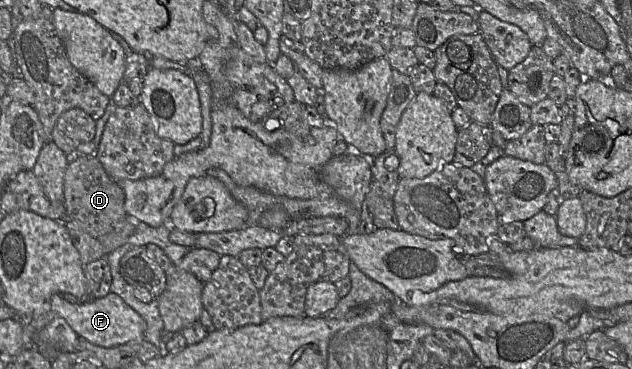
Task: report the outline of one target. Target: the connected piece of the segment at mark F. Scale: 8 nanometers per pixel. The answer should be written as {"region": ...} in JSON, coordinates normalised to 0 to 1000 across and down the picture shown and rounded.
{"region":[[[172,794],[163,808],[130,821],[112,821],[95,799],[85,797],[79,813],[79,840],[60,859],[30,862],[38,875],[36,919],[41,943],[54,943],[55,908],[87,859],[100,862],[114,894],[138,927],[165,943],[176,943],[228,919],[231,873],[201,827],[187,799]]]}

